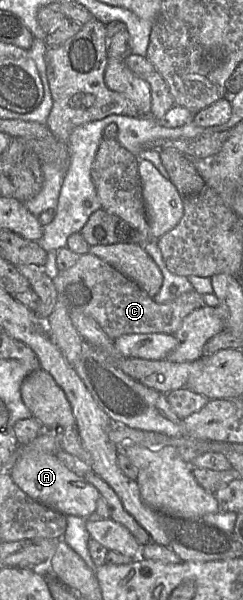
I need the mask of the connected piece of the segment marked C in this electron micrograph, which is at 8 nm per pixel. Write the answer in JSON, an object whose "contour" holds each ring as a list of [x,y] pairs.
{"contour":[[[91,253],[80,255],[75,265],[59,271],[53,284],[57,300],[64,304],[68,313],[77,312],[92,317],[112,340],[135,333],[175,334],[188,314],[204,306],[204,296],[195,289],[159,304],[137,283]]]}

